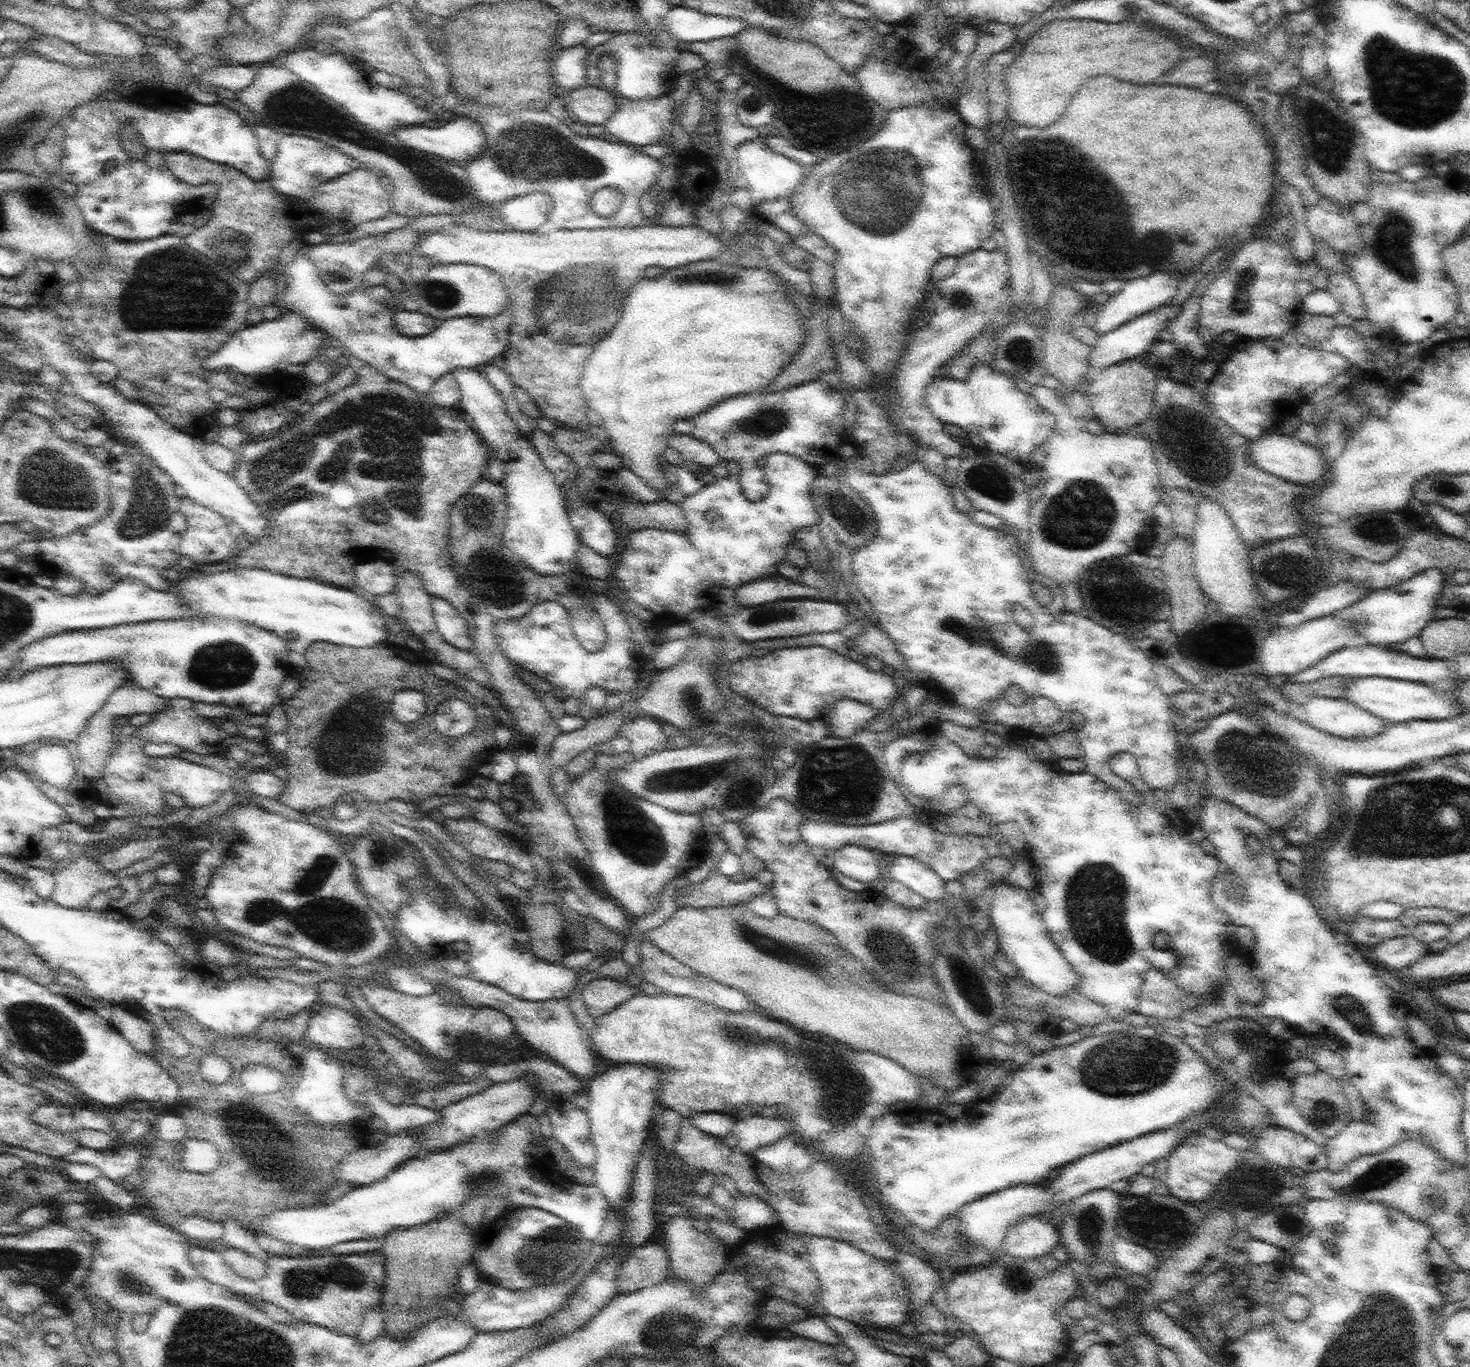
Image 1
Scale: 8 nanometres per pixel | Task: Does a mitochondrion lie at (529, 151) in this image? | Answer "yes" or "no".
yes

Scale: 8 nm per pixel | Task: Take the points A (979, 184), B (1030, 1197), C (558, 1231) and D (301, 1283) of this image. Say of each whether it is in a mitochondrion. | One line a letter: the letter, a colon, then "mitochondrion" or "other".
A: other
B: other
C: mitochondrion
D: mitochondrion

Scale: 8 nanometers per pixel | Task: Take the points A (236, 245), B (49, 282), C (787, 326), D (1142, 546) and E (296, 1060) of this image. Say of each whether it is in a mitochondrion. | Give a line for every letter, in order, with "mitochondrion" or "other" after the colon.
A: mitochondrion
B: other
C: other
D: other
E: other

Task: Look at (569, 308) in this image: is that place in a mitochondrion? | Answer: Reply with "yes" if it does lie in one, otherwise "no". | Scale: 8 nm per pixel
yes

